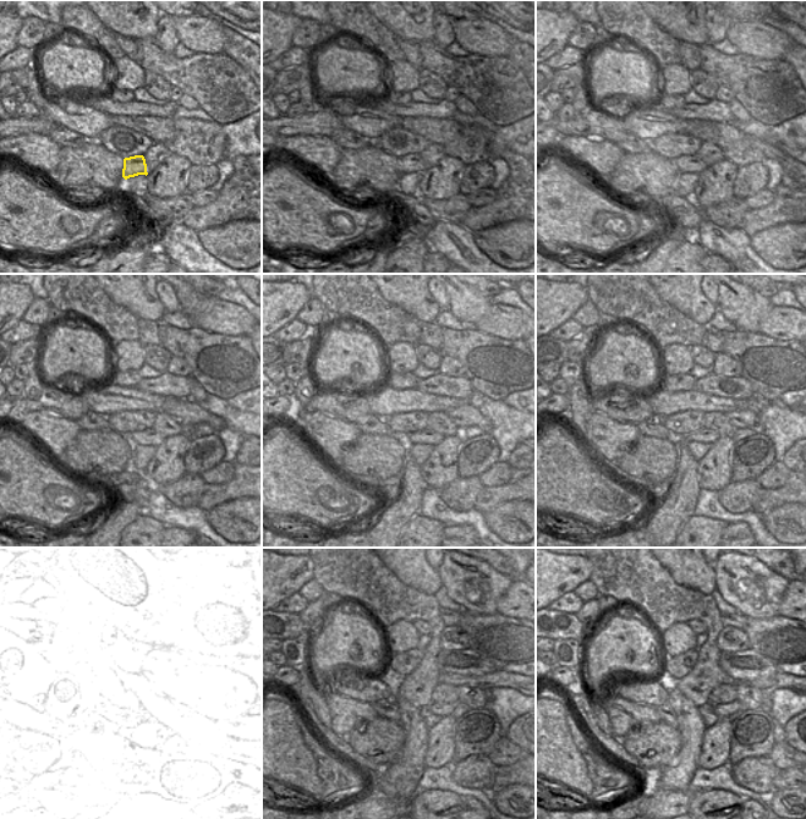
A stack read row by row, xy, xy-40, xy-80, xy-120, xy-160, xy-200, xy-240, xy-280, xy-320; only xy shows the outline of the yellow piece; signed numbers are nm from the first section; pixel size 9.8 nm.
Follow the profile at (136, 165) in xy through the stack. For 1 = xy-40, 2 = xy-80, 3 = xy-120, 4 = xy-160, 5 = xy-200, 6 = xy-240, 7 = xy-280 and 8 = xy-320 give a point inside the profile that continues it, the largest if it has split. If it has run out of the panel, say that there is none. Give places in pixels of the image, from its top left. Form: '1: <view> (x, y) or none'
1: xy-40 (412, 163)
2: xy-80 (686, 163)
3: xy-120 (148, 437)
4: xy-160 (427, 437)
5: xy-200 (703, 435)
6: xy-240 (164, 709)
7: xy-280 (443, 710)
8: xy-320 (729, 712)

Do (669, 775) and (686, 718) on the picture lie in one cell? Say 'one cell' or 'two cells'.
one cell

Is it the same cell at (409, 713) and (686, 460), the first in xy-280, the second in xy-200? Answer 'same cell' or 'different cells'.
same cell

